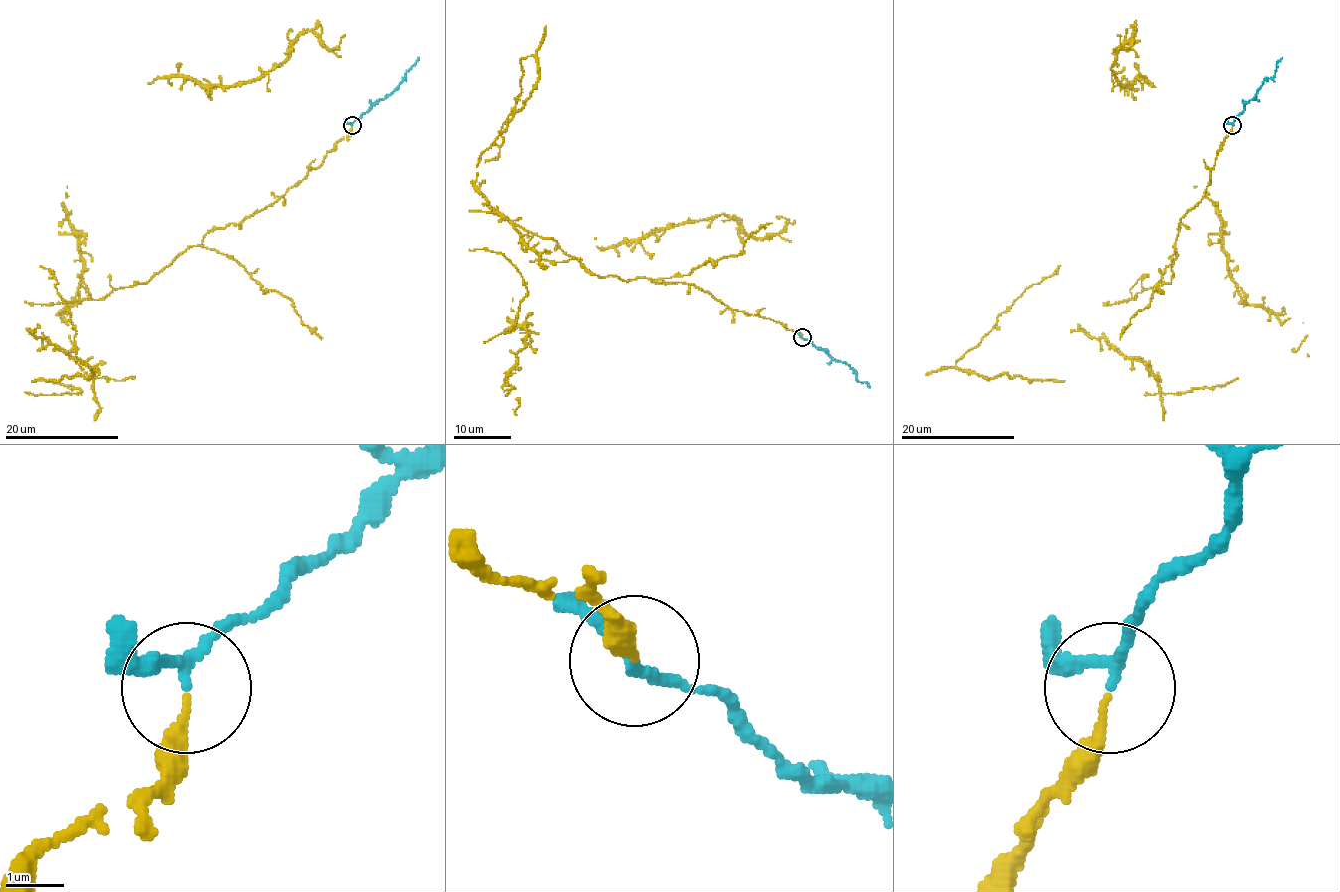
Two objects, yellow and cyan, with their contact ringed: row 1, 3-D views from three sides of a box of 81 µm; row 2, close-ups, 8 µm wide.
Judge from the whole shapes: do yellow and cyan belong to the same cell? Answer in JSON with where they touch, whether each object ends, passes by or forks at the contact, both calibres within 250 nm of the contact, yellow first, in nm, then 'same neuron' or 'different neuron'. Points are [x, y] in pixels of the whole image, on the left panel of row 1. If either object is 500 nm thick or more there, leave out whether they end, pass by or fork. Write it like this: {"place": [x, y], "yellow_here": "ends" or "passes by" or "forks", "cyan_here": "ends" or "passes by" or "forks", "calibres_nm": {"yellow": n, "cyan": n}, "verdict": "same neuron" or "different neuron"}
{"place": [352, 125], "yellow_here": "ends", "cyan_here": "passes by", "calibres_nm": {"yellow": 160, "cyan": 160}, "verdict": "same neuron"}

